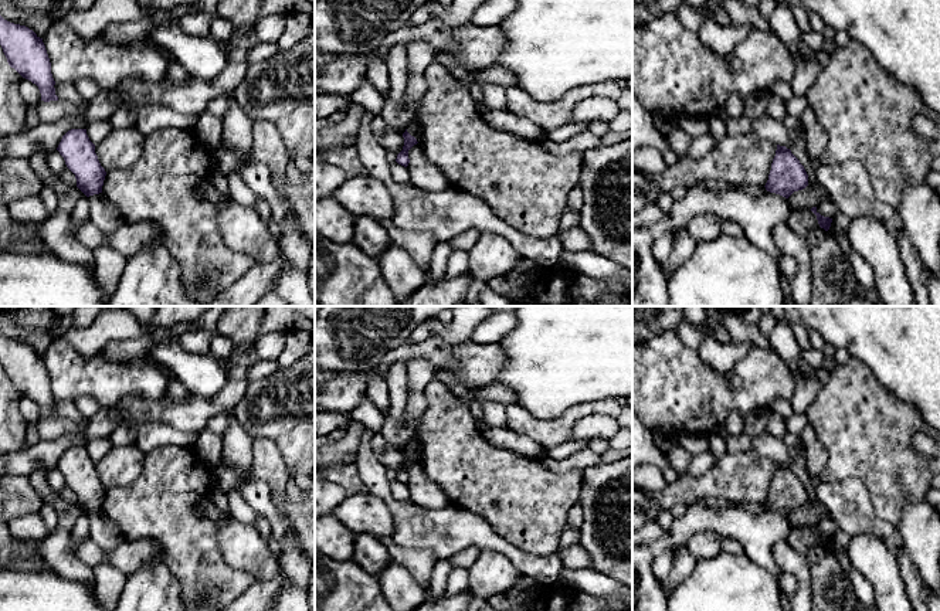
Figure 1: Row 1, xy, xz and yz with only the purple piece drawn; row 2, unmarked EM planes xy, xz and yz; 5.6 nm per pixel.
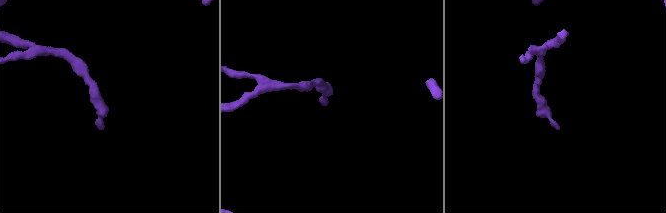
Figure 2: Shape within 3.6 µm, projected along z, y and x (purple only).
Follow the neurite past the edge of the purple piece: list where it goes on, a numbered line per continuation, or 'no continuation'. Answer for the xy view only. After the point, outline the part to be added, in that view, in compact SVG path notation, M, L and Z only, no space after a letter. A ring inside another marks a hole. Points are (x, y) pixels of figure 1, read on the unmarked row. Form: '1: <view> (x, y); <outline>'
no continuation

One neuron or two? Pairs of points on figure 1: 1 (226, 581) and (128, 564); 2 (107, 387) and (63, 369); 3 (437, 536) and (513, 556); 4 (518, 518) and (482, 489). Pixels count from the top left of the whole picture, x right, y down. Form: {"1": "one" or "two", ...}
{"1": "two", "2": "one", "3": "one", "4": "one"}

